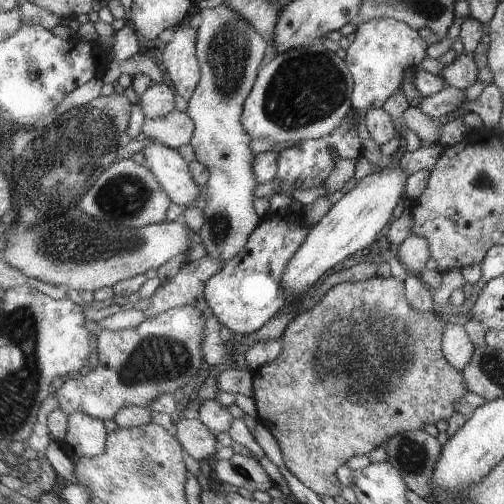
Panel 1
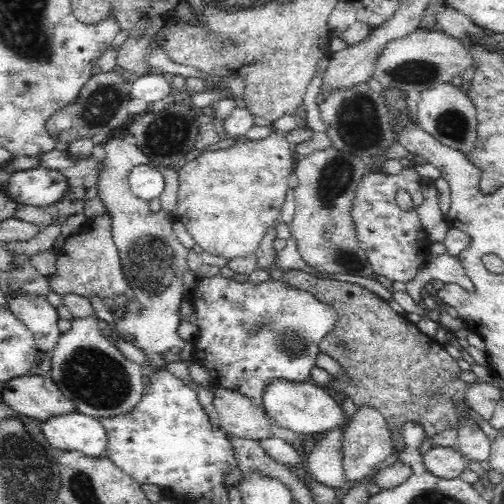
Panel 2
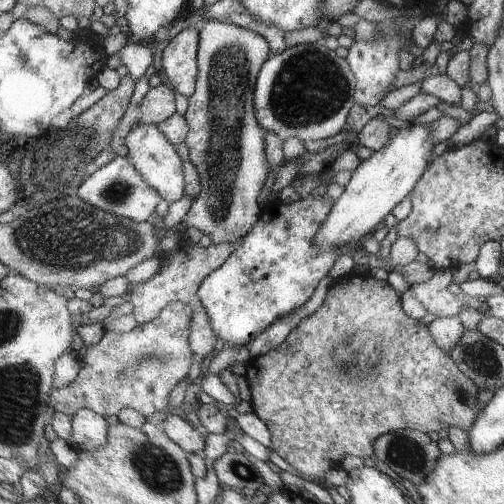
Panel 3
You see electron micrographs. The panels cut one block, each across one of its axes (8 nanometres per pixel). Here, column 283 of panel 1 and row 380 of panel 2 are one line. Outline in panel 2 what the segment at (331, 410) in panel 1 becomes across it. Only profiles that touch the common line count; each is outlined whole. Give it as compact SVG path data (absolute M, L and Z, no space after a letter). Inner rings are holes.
M296 270L286 272L282 280L300 290L308 290L312 296L330 304L338 312L338 326L334 326L330 336L326 336L322 354L338 360L346 368L350 380L332 378L328 388L348 396L356 408L362 404L378 408L384 414L400 452L404 446L400 426L406 420L420 422L426 430L426 440L438 436L448 426L452 430L458 428L458 416L466 416L466 412L458 410L454 402L462 402L466 382L454 380L454 376L460 376L462 370L458 368L458 360L452 360L442 344L420 334L416 324L394 312L386 300L358 284L326 280Z

